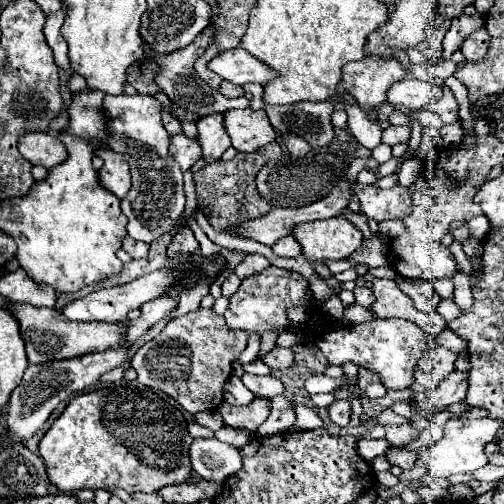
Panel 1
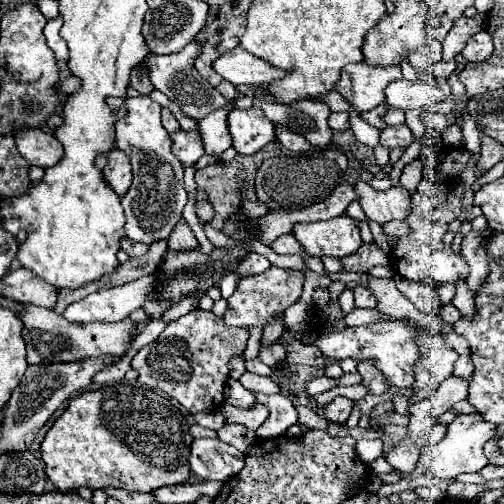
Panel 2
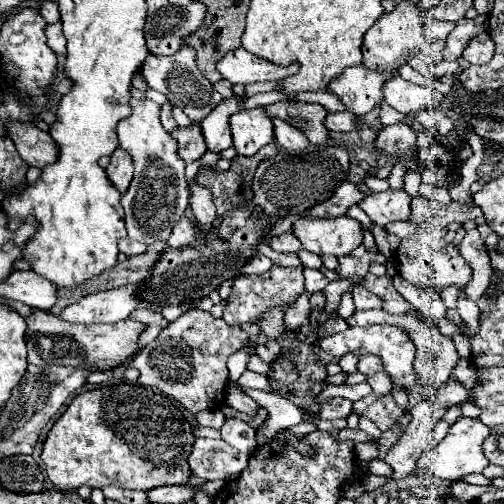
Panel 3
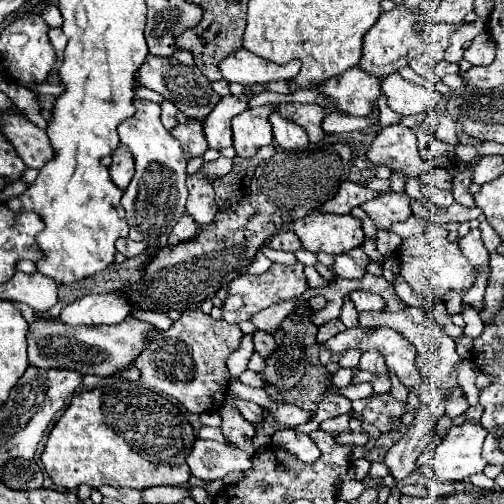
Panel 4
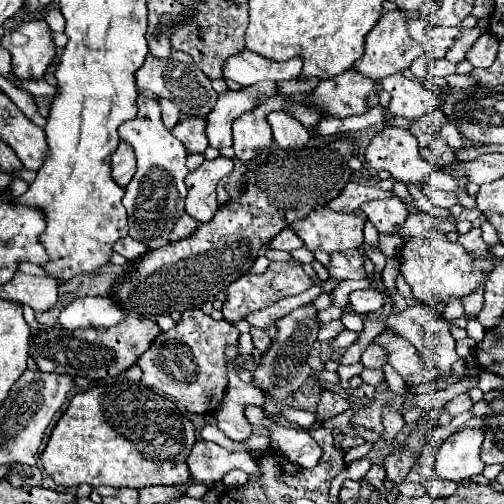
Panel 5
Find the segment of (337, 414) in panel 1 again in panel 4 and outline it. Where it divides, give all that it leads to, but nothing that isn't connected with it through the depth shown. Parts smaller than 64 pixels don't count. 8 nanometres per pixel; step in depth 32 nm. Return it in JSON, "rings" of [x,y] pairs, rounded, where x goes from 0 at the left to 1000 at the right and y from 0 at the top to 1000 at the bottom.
{"rings":[[[643,782],[643,790],[631,798],[631,813],[627,813],[619,833],[581,851],[587,857],[615,861],[625,851],[631,851],[635,839],[647,833],[647,829],[667,829],[675,821],[687,821],[694,810],[698,806],[694,806],[690,790],[667,786],[667,782]]]}

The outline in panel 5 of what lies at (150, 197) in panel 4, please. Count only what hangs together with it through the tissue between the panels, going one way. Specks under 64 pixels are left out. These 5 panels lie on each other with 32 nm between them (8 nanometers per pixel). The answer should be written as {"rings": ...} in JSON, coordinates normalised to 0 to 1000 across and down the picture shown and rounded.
{"rings":[[[278,194],[274,230],[270,238],[246,242],[238,250],[238,274],[266,294],[274,313],[274,341],[250,369],[250,389],[246,389],[258,468],[266,476],[278,476],[290,492],[302,496],[329,488],[337,480],[333,468],[349,437],[365,421],[365,397],[369,397],[365,353],[373,345],[369,333],[373,302],[365,286],[349,270],[341,270],[337,258],[321,246],[317,210],[313,200],[302,194]]]}

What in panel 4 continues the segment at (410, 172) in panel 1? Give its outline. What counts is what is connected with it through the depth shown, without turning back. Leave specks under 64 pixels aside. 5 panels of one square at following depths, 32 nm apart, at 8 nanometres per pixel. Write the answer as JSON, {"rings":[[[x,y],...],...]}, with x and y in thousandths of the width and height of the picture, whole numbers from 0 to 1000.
{"rings":[[[806,357],[806,385],[817,393],[817,397],[841,397],[841,405],[849,409],[853,397],[837,389],[833,381],[833,357]]]}

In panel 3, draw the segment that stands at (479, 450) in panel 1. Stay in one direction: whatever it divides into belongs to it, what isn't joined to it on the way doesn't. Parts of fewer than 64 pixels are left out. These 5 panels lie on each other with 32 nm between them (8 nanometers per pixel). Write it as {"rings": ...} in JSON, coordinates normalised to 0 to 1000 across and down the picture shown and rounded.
{"rings":[[[913,829],[905,833],[905,841],[893,845],[889,865],[845,903],[845,927],[861,937],[865,948],[873,952],[889,952],[889,956],[905,956],[937,937],[956,937],[968,925],[968,913],[956,901],[956,877],[964,873],[964,865],[972,861],[972,849],[964,849],[960,841],[952,841],[952,833],[944,829]]]}

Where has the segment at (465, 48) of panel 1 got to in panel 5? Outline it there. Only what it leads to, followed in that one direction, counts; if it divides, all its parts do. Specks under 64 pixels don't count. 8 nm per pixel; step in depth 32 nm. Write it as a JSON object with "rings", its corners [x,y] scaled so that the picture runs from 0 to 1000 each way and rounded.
{"rings":[[[960,67],[944,79],[940,95],[929,103],[925,119],[940,131],[940,135],[968,135],[980,119],[984,119],[984,103],[988,103],[988,79],[972,67]]]}

